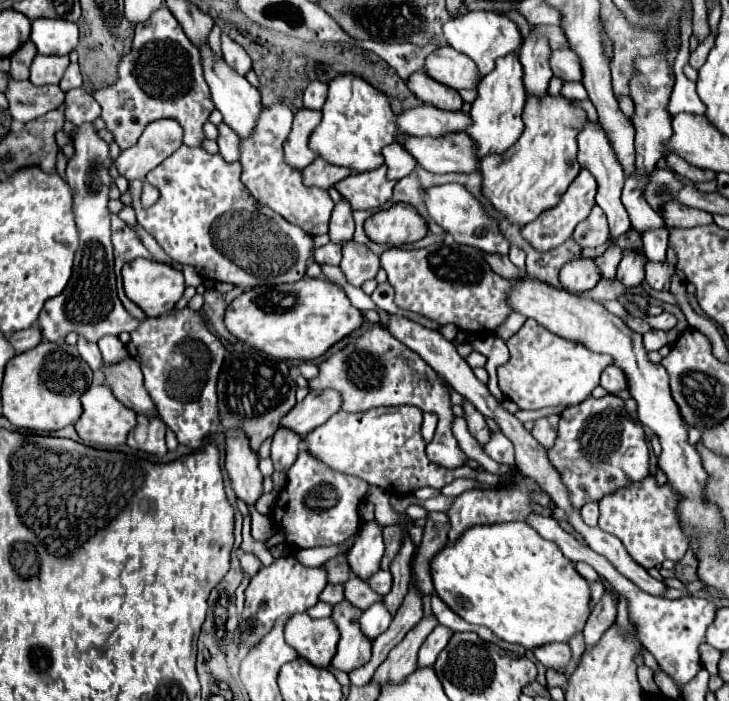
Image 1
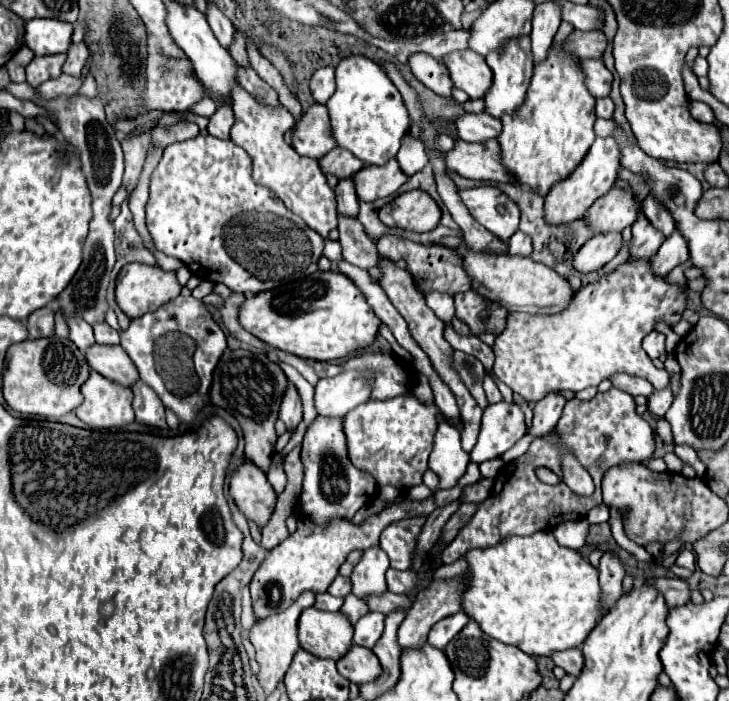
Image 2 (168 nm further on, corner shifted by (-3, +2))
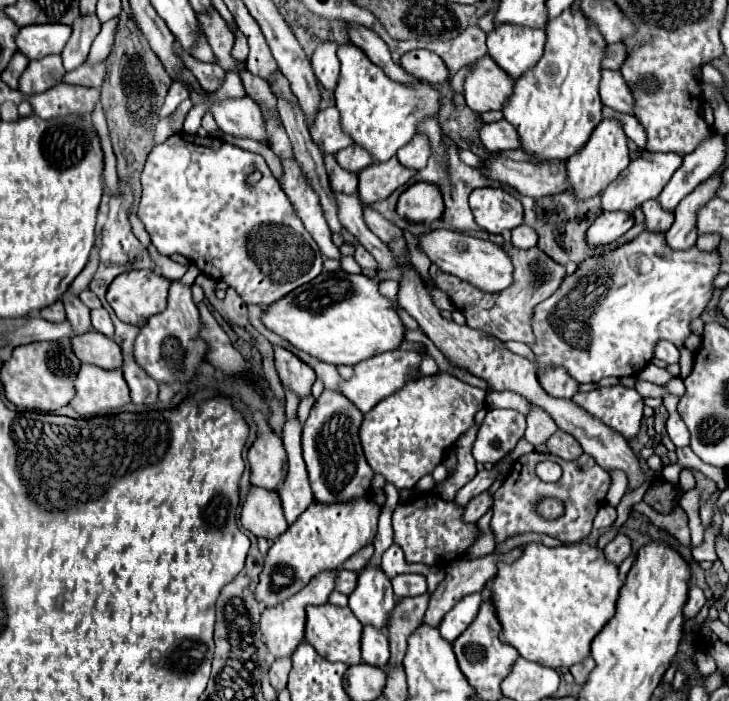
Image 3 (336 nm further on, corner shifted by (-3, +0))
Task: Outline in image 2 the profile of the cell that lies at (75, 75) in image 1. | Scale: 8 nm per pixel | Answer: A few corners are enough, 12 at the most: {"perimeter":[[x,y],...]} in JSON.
{"perimeter":[[86,42],[72,44],[62,72],[80,76],[88,56]]}

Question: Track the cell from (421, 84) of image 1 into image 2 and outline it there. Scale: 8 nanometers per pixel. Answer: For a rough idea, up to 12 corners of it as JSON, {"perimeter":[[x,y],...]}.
{"perimeter":[[430,54],[408,58],[412,74],[440,96],[450,96],[448,68]]}

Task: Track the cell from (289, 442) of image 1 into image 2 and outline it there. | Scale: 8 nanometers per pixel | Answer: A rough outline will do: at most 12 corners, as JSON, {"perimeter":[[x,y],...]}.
{"perimeter":[[288,384],[280,404],[280,418],[288,430],[302,420],[302,400]]}

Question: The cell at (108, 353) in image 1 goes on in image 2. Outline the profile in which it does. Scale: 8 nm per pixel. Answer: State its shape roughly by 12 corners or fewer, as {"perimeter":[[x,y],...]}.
{"perimeter":[[92,324],[98,344],[120,344],[118,330]]}

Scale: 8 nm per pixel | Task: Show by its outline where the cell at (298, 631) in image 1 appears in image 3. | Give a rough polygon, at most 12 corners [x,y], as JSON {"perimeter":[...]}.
{"perimeter":[[306,608],[306,642],[358,664],[362,624],[348,608]]}

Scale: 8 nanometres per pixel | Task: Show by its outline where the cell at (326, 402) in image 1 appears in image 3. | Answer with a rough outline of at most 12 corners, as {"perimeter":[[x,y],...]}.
{"perimeter":[[384,352],[338,386],[360,412],[406,384],[416,352]]}

